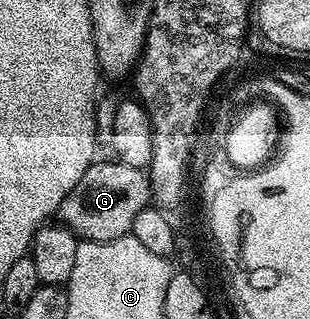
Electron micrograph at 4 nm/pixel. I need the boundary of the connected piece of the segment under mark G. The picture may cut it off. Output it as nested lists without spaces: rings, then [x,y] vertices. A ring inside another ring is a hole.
[[[116,159],[108,160],[98,160],[89,166],[83,179],[79,179],[67,199],[63,199],[59,210],[60,224],[83,241],[110,241],[126,236],[132,230],[135,215],[151,201],[149,175],[145,169],[127,167],[127,163]]]

